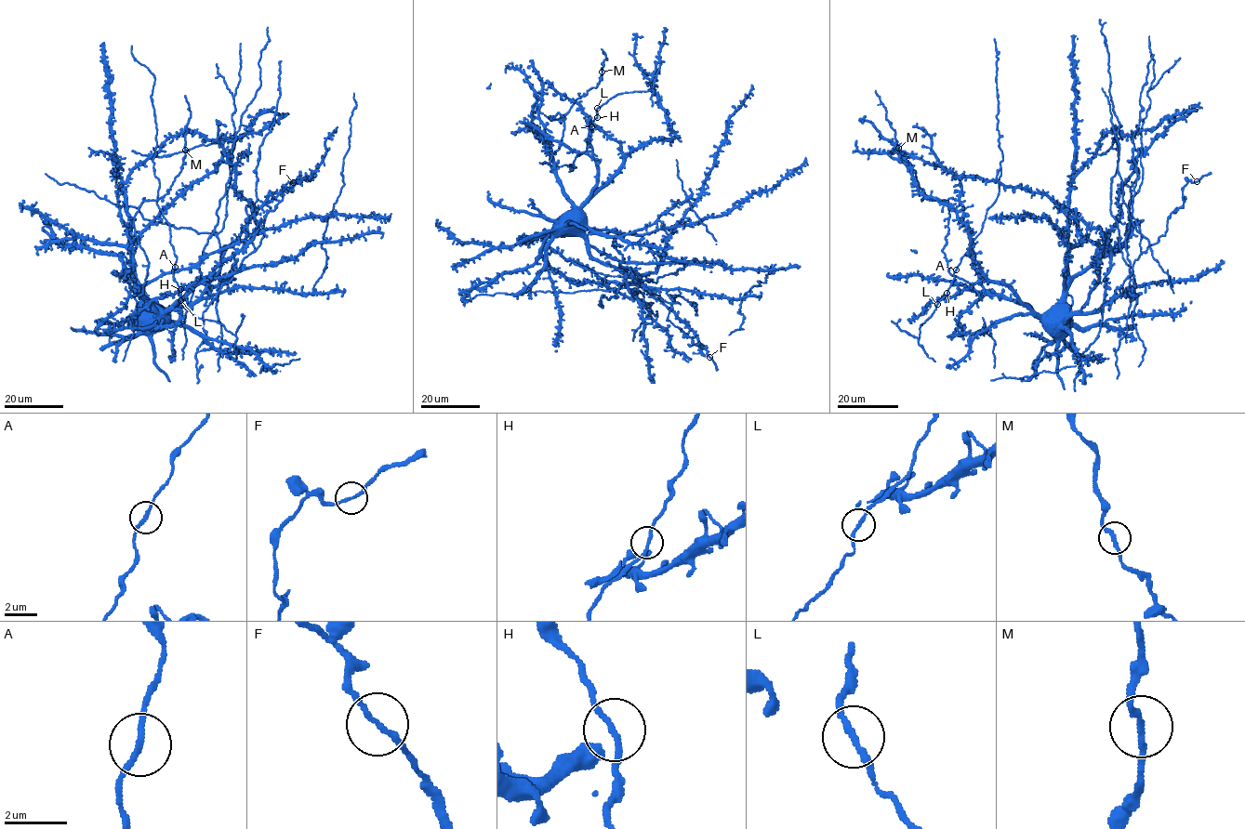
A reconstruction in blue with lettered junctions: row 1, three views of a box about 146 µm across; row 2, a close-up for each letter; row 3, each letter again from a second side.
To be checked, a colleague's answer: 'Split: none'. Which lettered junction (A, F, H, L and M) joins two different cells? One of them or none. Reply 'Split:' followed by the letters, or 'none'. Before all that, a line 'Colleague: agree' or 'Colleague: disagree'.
Colleague: agree
Split: none

